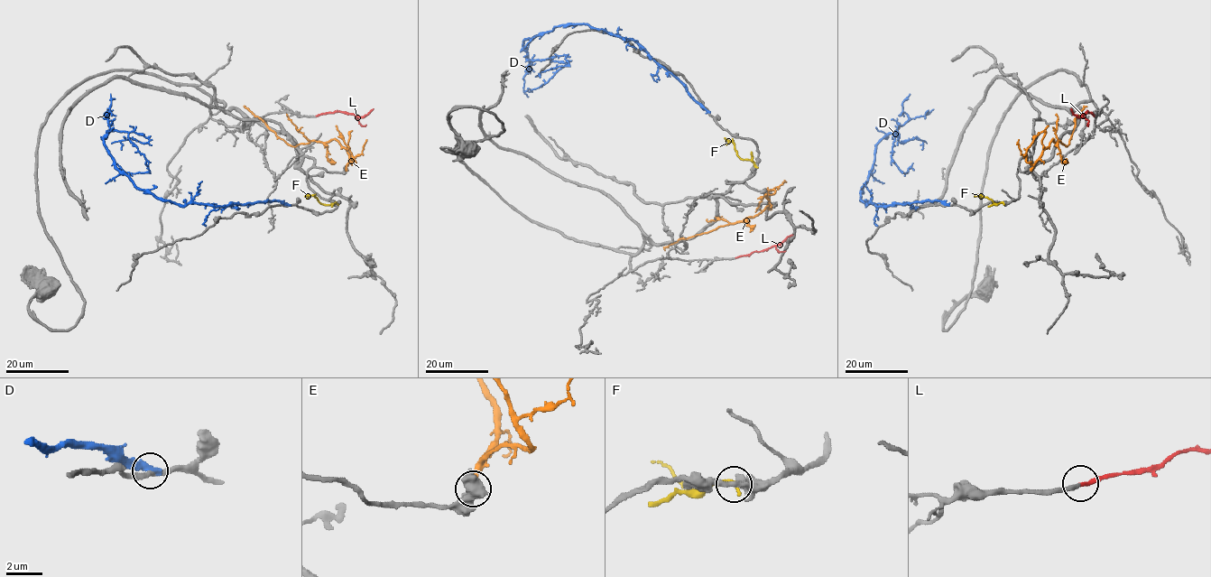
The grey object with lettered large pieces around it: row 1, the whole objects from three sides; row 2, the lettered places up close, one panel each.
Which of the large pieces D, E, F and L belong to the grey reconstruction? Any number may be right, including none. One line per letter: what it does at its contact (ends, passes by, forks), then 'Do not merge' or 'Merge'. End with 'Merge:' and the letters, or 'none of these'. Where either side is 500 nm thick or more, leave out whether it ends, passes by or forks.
D: It ends there. Do not merge
E: Do not merge
F: It ends there. Do not merge
L: It ends there. Merge
Merge: L

